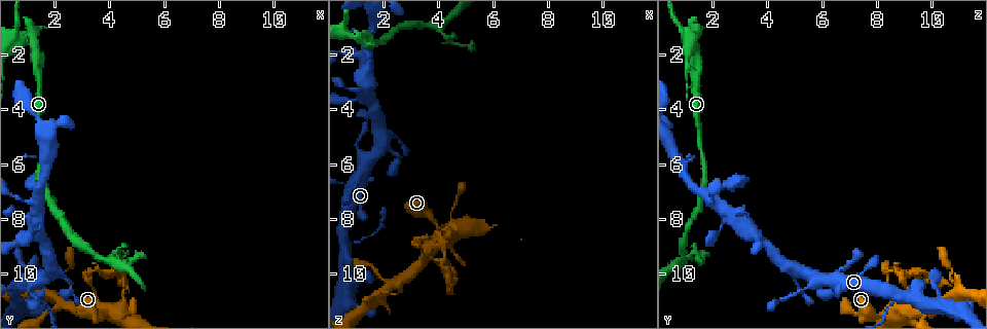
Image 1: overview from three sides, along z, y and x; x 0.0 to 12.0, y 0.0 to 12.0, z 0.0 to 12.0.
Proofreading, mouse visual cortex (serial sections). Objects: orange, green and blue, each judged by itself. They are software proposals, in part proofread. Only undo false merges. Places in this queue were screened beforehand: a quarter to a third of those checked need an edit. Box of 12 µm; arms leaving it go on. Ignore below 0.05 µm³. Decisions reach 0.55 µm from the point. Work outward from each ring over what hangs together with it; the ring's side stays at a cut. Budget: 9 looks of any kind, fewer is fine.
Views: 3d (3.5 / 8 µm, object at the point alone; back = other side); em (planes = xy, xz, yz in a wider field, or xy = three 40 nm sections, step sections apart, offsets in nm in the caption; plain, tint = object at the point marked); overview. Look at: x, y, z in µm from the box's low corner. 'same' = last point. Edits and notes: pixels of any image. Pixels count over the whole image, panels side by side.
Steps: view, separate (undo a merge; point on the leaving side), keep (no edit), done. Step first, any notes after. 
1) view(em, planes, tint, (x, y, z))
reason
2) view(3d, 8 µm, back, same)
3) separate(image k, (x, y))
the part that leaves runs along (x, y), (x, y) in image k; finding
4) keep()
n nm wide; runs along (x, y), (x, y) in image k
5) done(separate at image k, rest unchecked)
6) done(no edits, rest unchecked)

view(3d, 3.5 µm, (2.4, 9.9, 10.7))
a narrow waist

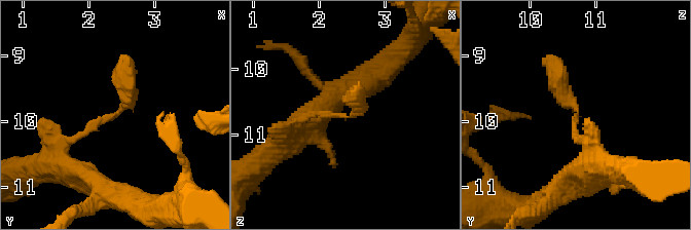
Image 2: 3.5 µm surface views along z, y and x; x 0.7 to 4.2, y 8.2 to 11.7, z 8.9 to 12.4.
view(em, xy, step 2, tint, (2.30, 9.95, 10.70))

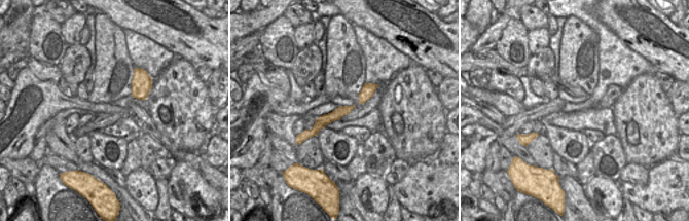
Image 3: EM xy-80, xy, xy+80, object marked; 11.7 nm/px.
keep()
runs along (349, 108), (306, 134) in image 3; all the same cell

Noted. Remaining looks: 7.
view(3d, 3.5 µm, (1.2, 1.4, 1.4))
abrupt turn

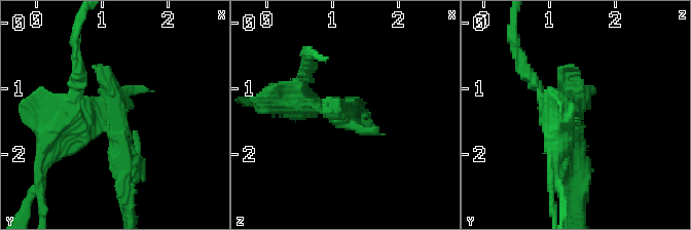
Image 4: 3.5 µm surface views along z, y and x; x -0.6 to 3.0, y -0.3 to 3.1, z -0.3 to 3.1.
view(em, xy, step 3, tint, (1.20, 1.35, 1.40))
shape alone is not enough

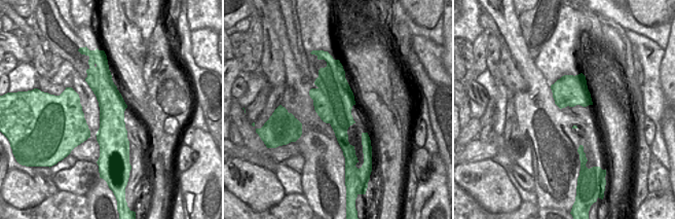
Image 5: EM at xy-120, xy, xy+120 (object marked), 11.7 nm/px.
view(em, xy, step 5, tint, same)
cut it another way

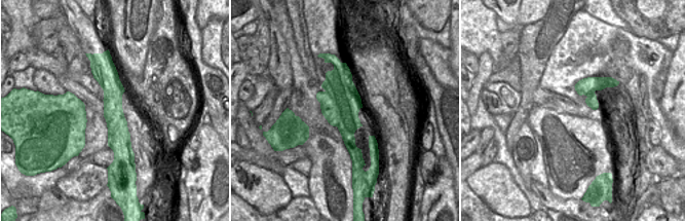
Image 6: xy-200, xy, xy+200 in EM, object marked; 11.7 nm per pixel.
separate(image 4, (71, 135))
the part that leaves runs along (104, 109), (60, 125), (37, 166) in image 4; a second cell is stuck on

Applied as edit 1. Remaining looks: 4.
view(3d, 3.5 µm, (1.3, 10.4, 5.7))
thin arm on a thick one

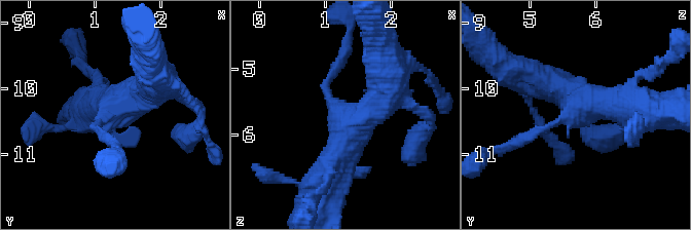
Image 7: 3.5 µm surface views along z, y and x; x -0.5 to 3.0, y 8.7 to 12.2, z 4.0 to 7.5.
view(em, xy, step 1, tint, (1.25, 10.40, 5.65))
3 arms; arms of 100, 500, 500 nm; now the EM

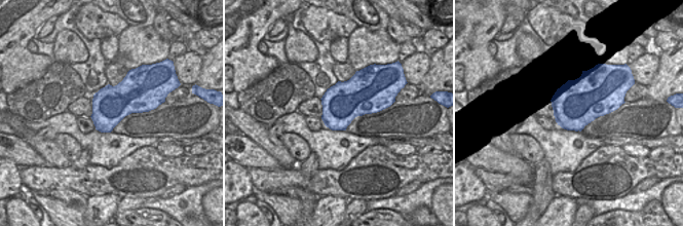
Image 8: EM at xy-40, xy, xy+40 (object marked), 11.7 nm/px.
view(em, planes, tint, same)

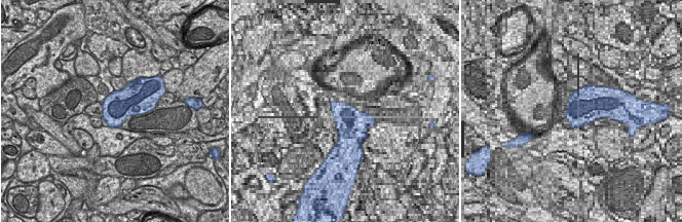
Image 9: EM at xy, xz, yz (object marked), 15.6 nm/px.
keep()
runs along (327, 181), (391, 78) in image 7; all the same cell

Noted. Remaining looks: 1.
done(separate at image 4, rest unchecked)

